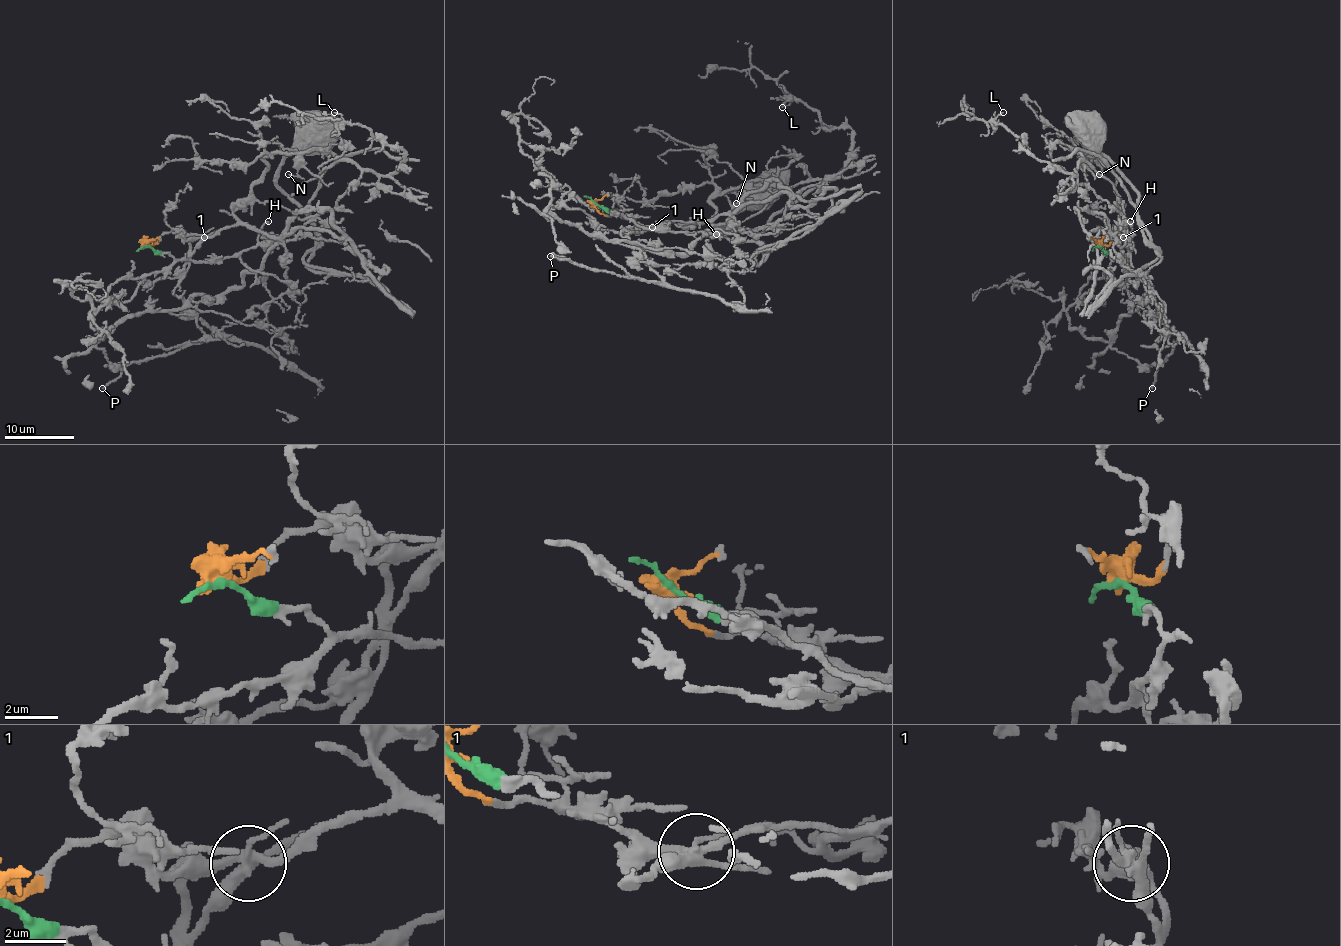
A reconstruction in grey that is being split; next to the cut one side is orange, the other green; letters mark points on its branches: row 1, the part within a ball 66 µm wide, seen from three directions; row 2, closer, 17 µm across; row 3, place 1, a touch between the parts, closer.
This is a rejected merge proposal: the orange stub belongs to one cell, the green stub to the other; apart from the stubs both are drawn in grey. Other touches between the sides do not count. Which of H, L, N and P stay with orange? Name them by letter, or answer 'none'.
L, N

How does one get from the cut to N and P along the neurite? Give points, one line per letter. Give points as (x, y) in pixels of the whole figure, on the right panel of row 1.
N: (1100, 246), (1112, 232), (1123, 237), (1121, 201), (1109, 168), (1082, 154), (1082, 164), (1100, 174)
P: (1098, 246), (1112, 262), (1100, 277), (1088, 279), (1067, 310), (1068, 326), (1154, 364), (1152, 387)

